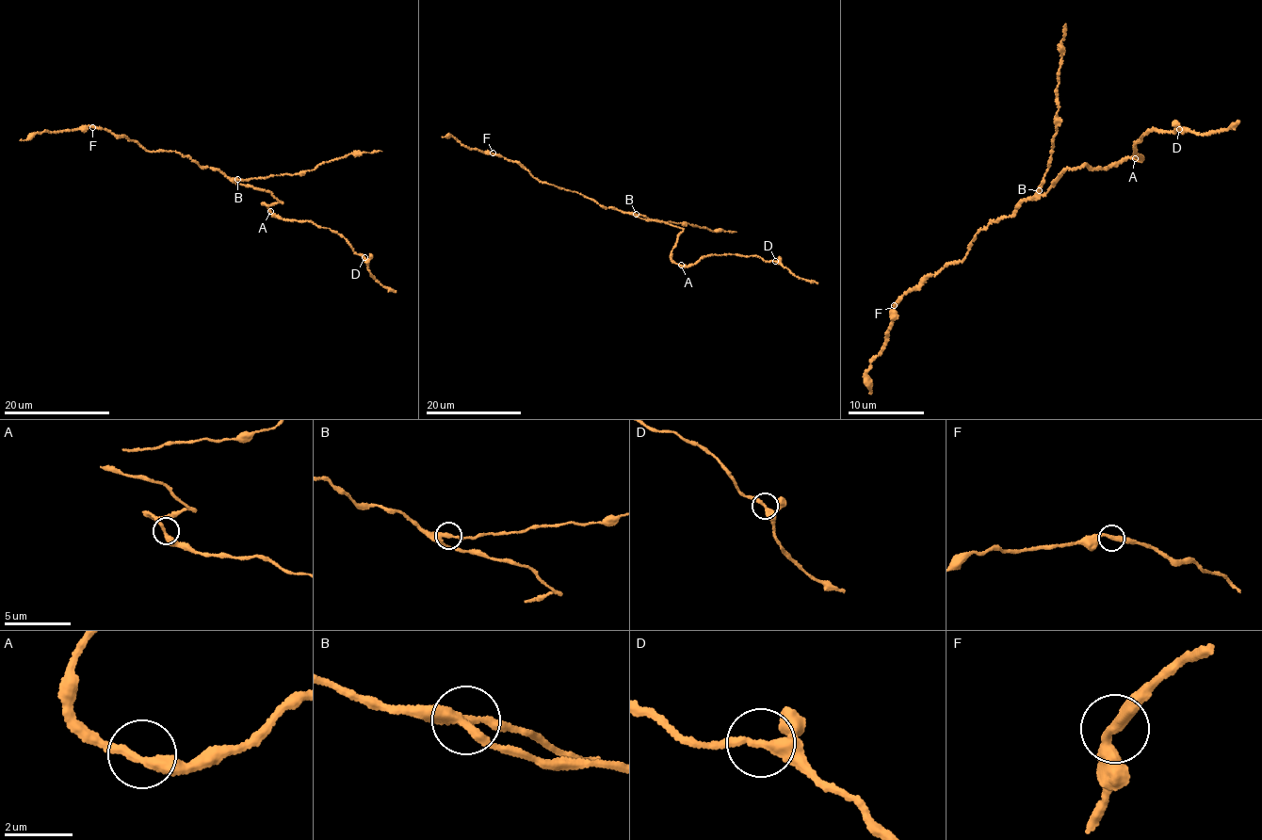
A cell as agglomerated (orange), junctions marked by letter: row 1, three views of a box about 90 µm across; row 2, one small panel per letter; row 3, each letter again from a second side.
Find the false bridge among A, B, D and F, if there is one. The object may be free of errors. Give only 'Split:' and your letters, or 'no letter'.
Split: no letter

